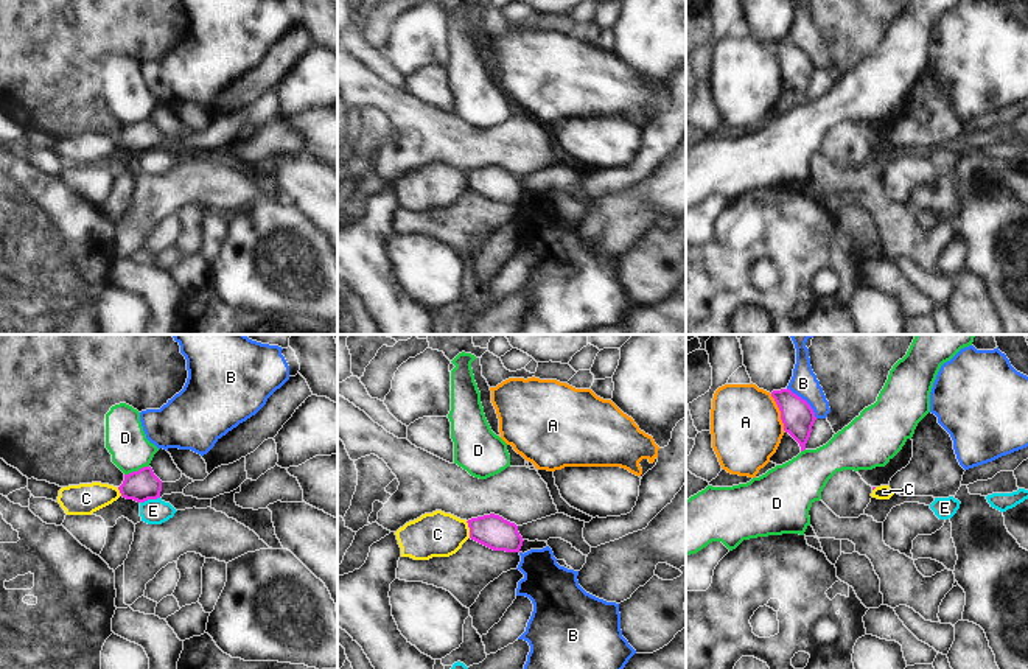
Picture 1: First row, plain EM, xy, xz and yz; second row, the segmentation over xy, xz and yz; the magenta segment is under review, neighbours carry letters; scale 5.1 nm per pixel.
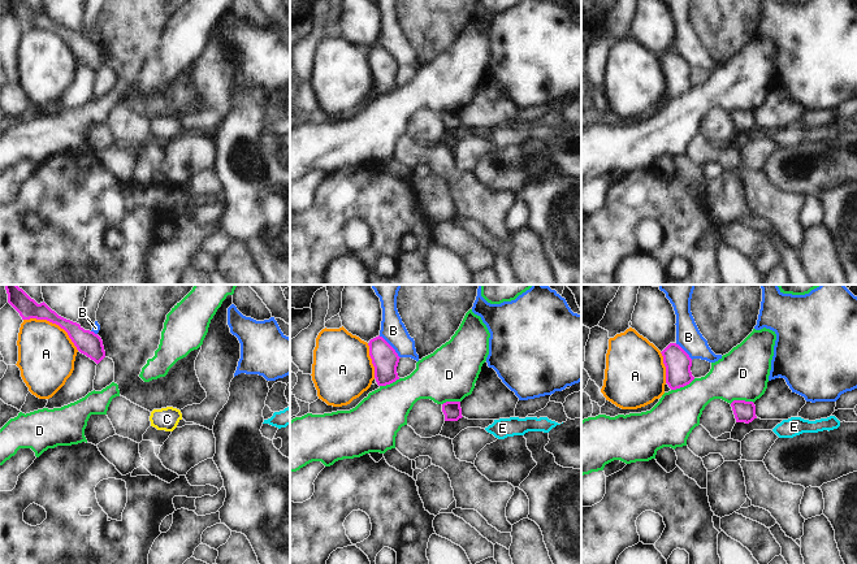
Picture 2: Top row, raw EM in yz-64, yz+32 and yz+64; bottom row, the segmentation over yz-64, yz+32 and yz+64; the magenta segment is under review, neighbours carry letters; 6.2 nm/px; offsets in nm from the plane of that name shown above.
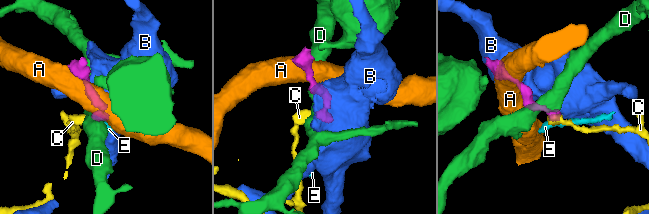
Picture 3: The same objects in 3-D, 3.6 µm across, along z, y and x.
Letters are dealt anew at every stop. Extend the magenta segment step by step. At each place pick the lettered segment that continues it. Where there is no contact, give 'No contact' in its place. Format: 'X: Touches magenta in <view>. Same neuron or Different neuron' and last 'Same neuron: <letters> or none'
A: Touches magenta in yz. Different neuron
B: Touches magenta in yz. Different neuron
C: Touches magenta in xz. Different neuron
D: Touches magenta in xy. Different neuron
E: Touches magenta in xy. Different neuron
Same neuron: none

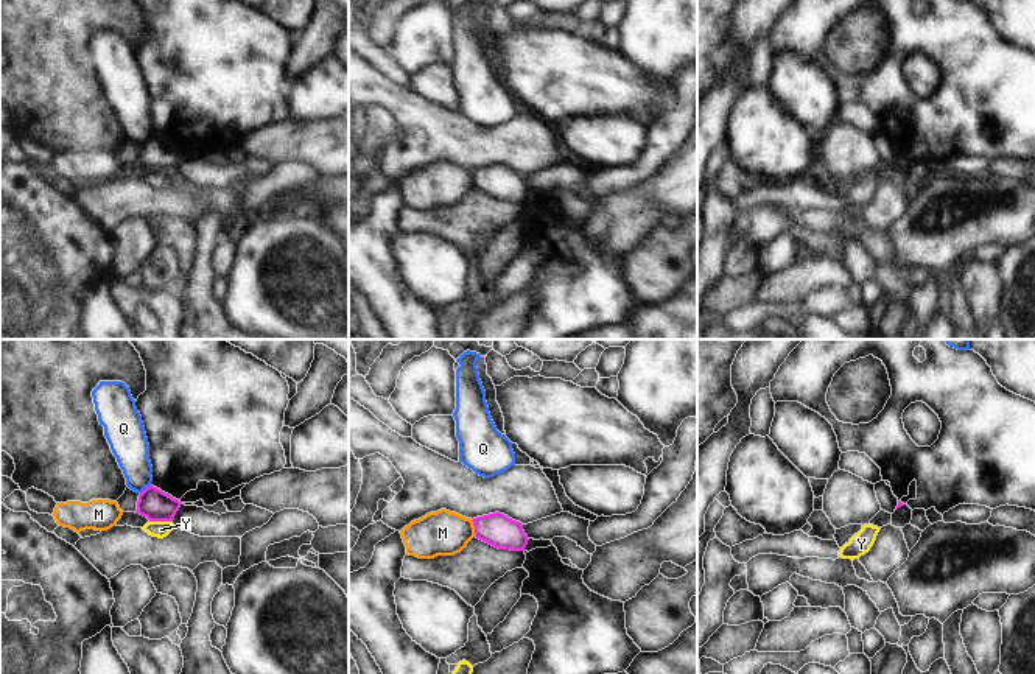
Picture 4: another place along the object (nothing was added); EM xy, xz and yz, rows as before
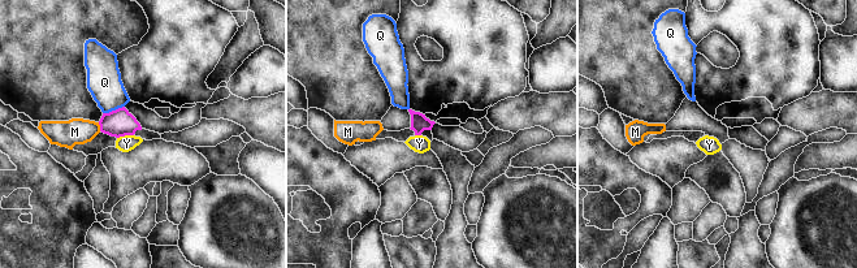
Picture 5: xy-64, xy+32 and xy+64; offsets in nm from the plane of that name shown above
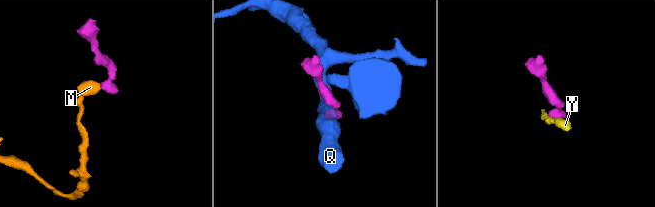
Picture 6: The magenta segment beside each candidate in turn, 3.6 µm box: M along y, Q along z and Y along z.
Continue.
M: Touches magenta in xz. Different neuron
Q: Touches magenta in xy. Different neuron
Y: Touches magenta in xy. Different neuron
Same neuron: none

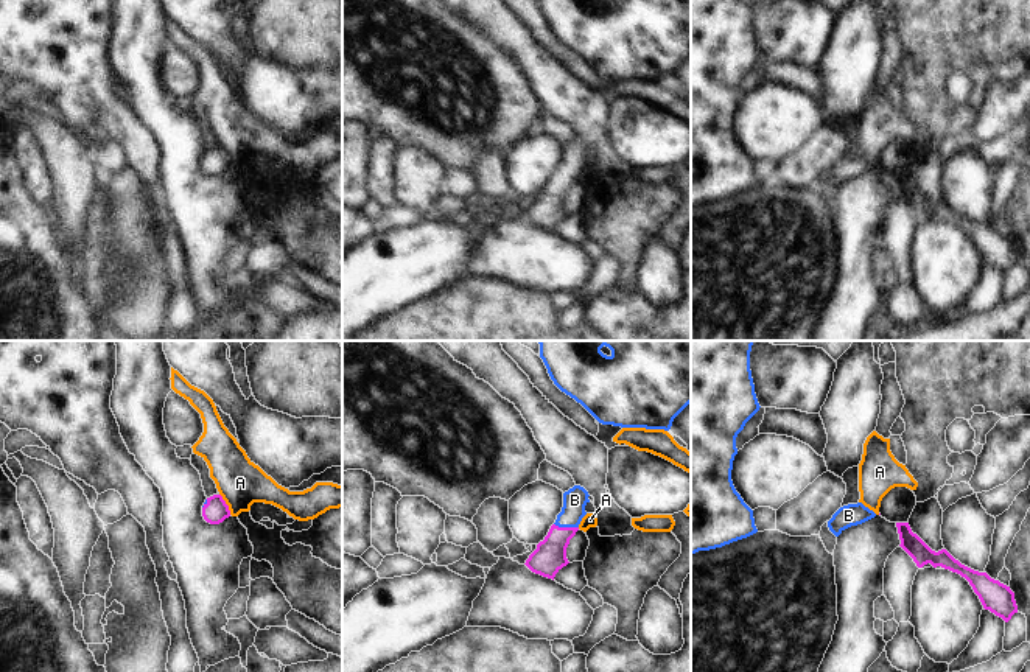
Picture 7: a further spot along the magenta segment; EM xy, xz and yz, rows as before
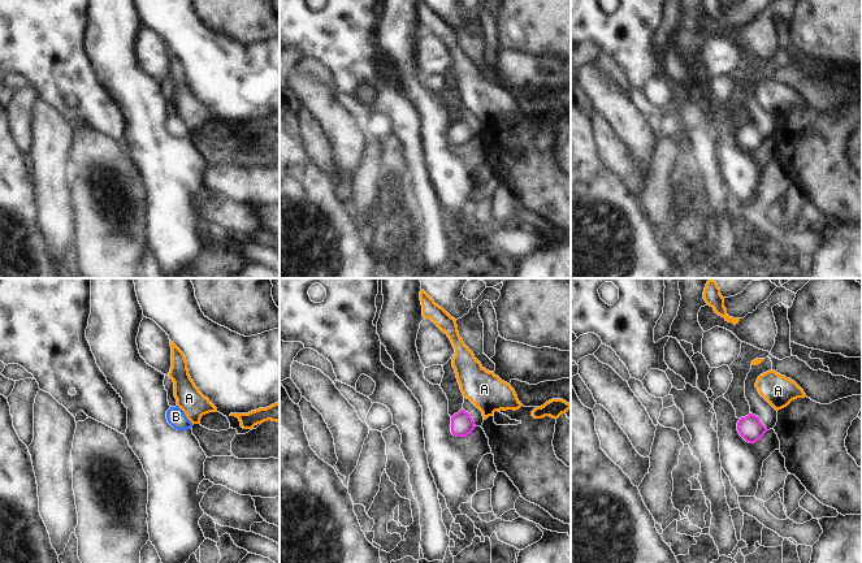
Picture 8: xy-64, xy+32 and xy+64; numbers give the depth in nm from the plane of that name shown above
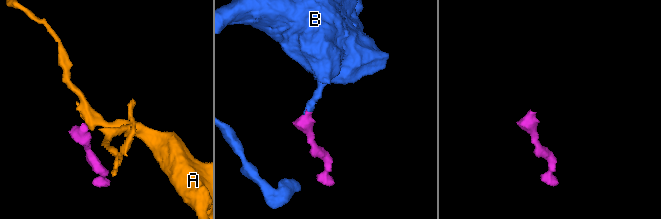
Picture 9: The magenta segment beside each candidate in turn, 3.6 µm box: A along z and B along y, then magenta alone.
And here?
A: Touches magenta in xy. Different neuron
B: Touches magenta in xz. Same neuron
Same neuron: B

